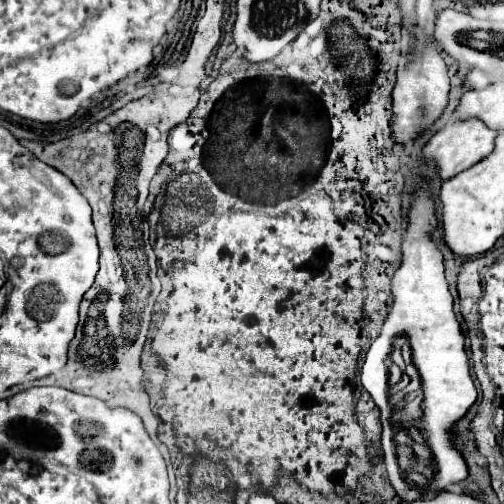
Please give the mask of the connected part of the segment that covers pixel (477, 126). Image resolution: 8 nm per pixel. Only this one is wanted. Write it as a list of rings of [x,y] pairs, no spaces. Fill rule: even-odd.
[[[469,117],[469,119],[453,119],[449,121],[441,131],[437,131],[431,141],[423,147],[423,155],[433,161],[439,169],[439,175],[443,181],[451,179],[451,175],[457,175],[459,171],[465,171],[467,167],[479,163],[495,149],[495,137],[499,131],[491,131],[481,119]]]

